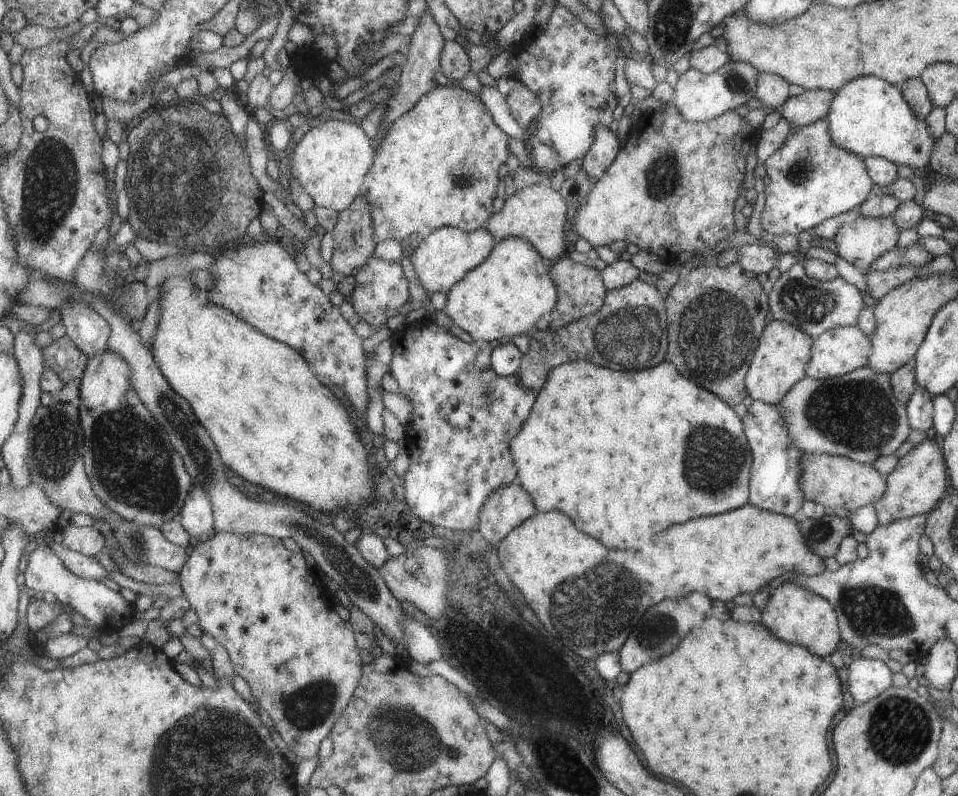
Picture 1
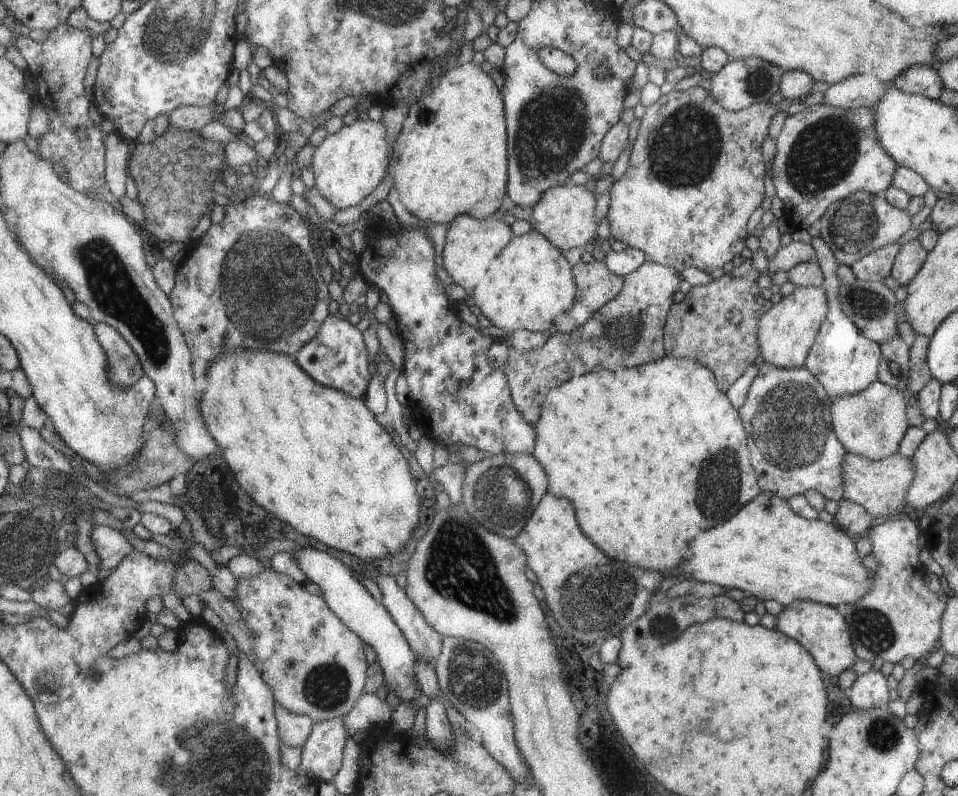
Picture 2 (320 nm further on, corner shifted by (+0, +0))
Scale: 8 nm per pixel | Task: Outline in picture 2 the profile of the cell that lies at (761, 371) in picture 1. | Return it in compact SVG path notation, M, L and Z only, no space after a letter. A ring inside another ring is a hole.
M796 286L761 316L757 338L762 360L784 369L803 367L805 357L811 350L820 324L825 320L827 314L828 297L822 286Z

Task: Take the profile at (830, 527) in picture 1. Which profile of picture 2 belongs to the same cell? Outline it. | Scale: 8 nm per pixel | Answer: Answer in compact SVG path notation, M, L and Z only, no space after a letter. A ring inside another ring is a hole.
M841 498L837 501L833 523L847 534L855 536L871 528L876 520L861 505Z

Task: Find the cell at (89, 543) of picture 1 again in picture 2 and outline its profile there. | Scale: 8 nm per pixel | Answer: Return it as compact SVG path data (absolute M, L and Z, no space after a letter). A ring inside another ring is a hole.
M97 525L91 527L91 540L100 554L101 560L106 567L115 569L124 558L129 556L135 549L123 533L109 526Z

